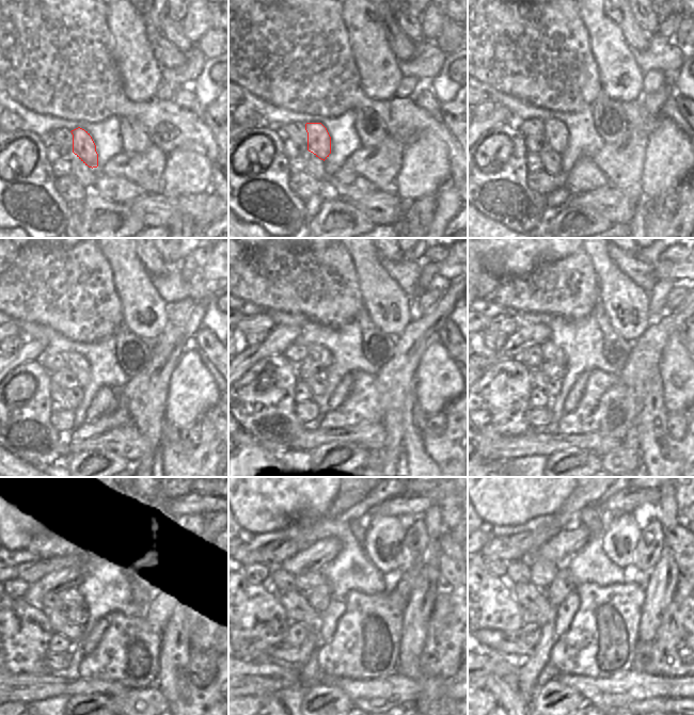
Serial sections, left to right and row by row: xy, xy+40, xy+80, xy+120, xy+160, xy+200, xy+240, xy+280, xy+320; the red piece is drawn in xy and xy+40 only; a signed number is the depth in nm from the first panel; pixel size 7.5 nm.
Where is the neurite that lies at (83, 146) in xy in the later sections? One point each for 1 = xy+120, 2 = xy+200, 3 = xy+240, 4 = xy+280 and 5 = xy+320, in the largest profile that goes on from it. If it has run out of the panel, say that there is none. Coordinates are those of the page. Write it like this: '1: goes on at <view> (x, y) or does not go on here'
1: goes on at xy+120 (80, 367)
2: goes on at xy+200 (551, 352)
3: goes on at xy+240 (68, 586)
4: goes on at xy+280 (305, 580)
5: goes on at xy+320 (542, 572)

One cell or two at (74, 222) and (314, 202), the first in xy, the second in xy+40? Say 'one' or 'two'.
one

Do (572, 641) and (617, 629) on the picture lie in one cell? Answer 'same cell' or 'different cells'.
same cell

